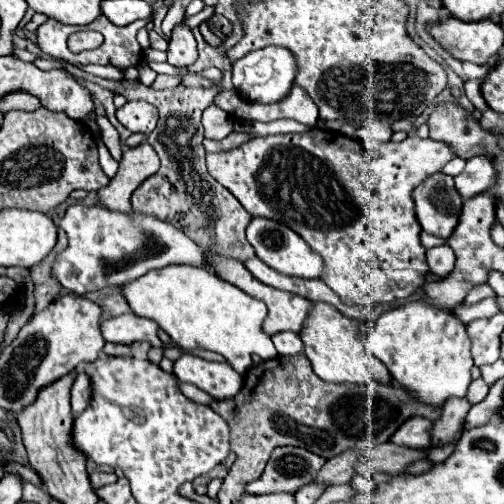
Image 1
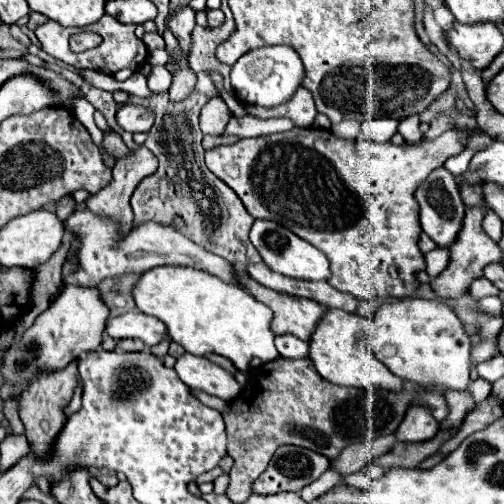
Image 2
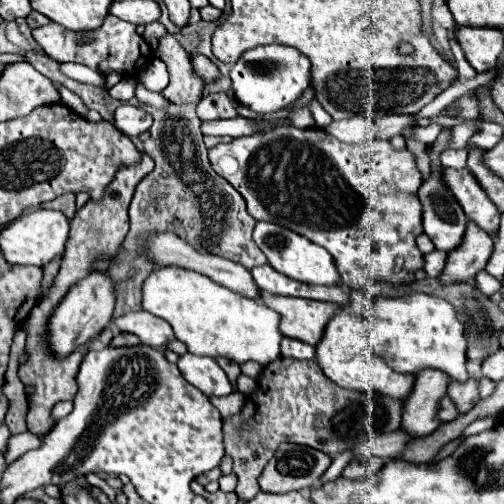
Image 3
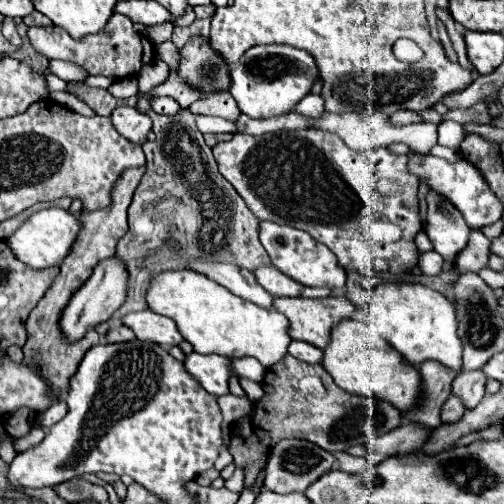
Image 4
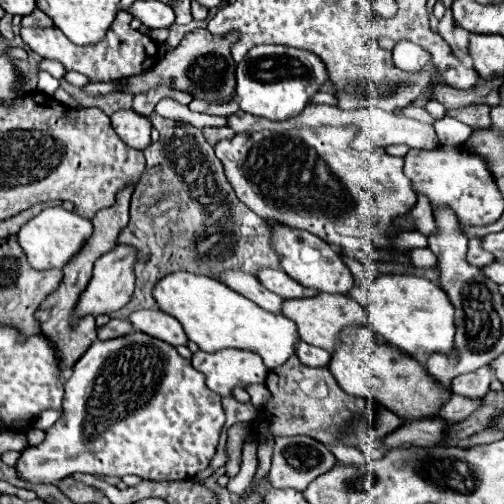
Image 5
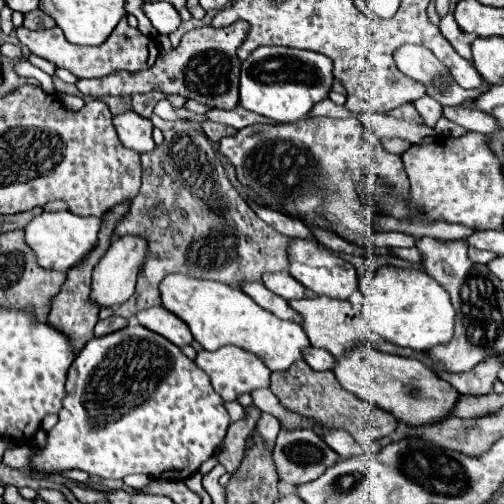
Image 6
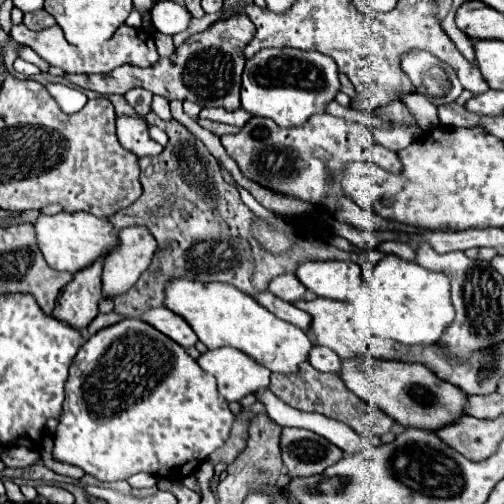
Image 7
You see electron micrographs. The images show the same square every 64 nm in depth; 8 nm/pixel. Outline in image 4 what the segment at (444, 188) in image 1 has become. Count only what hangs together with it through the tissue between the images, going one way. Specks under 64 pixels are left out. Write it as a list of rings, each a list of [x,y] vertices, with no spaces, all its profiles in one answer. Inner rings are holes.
[[[428,192],[428,228],[426,234],[434,250],[444,258],[446,266],[454,270],[456,256],[466,248],[470,228],[460,212],[442,196]]]

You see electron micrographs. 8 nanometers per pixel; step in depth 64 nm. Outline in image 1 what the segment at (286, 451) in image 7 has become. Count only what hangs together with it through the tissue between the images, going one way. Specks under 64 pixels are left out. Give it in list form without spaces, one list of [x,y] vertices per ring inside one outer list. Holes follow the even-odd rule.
[[[298,446],[274,448],[264,474],[246,486],[250,494],[272,494],[272,492],[296,492],[304,484],[312,482],[320,468],[326,464],[322,456],[308,452]]]

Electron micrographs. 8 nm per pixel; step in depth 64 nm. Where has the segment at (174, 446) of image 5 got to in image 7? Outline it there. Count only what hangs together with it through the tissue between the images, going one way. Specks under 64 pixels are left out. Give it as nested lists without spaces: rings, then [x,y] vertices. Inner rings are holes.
[[[122,318],[90,336],[70,366],[64,412],[54,432],[54,458],[82,468],[100,482],[128,480],[138,472],[166,480],[184,480],[216,448],[226,444],[234,418],[228,402],[216,388],[216,378],[204,372],[180,344],[162,336],[162,332],[156,332],[140,318]]]

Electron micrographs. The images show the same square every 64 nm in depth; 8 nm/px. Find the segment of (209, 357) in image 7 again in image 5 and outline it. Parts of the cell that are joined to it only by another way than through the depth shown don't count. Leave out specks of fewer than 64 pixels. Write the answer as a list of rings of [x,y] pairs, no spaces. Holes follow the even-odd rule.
[[[226,348],[210,354],[200,350],[192,356],[192,366],[206,374],[206,386],[224,398],[232,396],[234,388],[264,384],[268,376],[268,368],[264,368],[260,356],[236,348]]]

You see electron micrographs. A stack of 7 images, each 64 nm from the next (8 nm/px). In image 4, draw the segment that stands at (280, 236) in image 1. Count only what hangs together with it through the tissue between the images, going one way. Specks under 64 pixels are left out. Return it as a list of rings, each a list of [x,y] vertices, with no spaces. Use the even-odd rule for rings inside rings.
[[[260,222],[260,242],[270,254],[272,264],[296,282],[304,286],[332,288],[334,292],[346,286],[346,270],[340,268],[334,252],[330,252],[330,248],[326,248],[306,232],[292,226],[280,226],[276,222]]]

